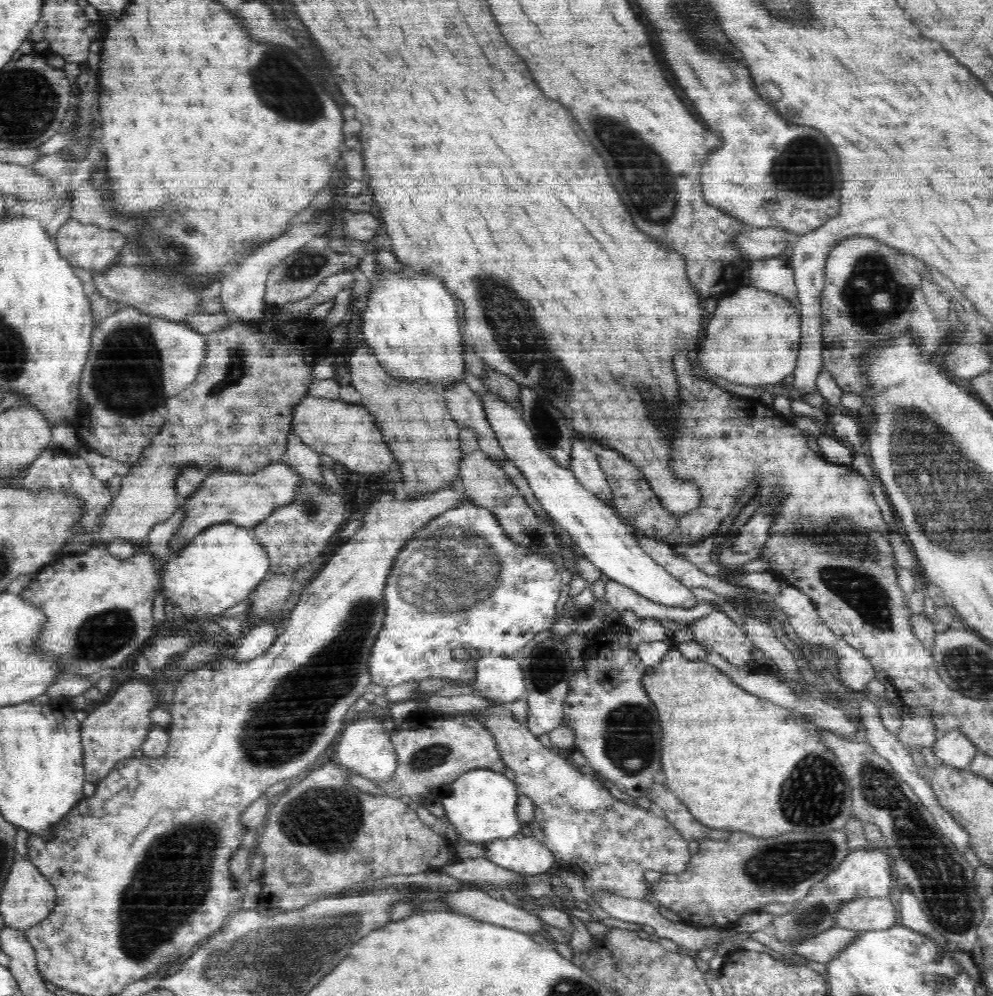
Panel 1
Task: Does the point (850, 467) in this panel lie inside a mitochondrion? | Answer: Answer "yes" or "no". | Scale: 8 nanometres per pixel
no

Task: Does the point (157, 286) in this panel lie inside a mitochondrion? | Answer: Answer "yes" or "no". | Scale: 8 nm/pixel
yes

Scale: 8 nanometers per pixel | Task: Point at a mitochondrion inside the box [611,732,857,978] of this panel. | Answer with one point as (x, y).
(780, 868)

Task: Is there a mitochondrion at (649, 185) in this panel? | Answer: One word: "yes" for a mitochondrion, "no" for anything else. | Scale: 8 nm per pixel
yes

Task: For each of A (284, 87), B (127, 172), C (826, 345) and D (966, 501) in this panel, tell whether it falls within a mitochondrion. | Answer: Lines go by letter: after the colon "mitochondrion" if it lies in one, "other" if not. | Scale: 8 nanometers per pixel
A: mitochondrion
B: other
C: other
D: mitochondrion

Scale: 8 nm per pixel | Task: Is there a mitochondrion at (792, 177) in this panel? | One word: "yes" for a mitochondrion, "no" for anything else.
yes

